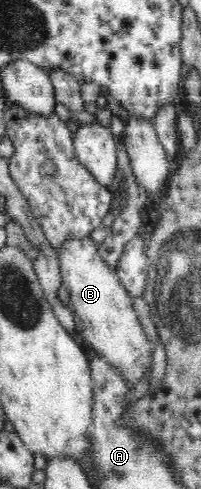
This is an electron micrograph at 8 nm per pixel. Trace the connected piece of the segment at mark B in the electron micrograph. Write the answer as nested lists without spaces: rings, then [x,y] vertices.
[[[89,237],[68,238],[58,248],[61,281],[70,293],[69,307],[76,323],[82,326],[82,337],[92,350],[100,353],[124,378],[137,385],[152,365],[152,348],[132,308],[132,296],[98,252],[98,244]]]

